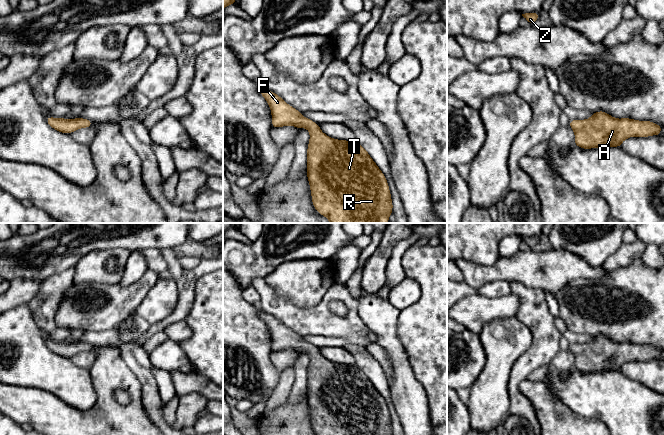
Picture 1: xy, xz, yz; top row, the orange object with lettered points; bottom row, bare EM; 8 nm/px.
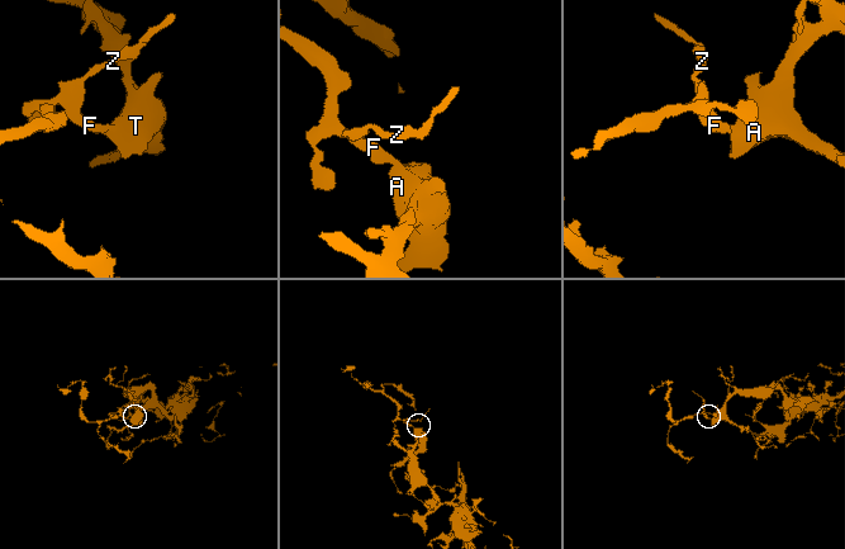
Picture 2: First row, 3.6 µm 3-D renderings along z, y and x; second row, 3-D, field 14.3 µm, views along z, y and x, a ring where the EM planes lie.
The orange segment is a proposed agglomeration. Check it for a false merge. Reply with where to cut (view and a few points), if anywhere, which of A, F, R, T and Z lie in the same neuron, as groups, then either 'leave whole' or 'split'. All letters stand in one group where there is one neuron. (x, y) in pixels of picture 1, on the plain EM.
cut none; groups A F R T Z; leave whole

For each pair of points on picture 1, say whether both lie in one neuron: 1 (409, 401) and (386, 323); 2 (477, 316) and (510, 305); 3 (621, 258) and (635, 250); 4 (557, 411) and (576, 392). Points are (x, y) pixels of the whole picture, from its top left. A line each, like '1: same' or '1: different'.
1: same
2: same
3: same
4: different

